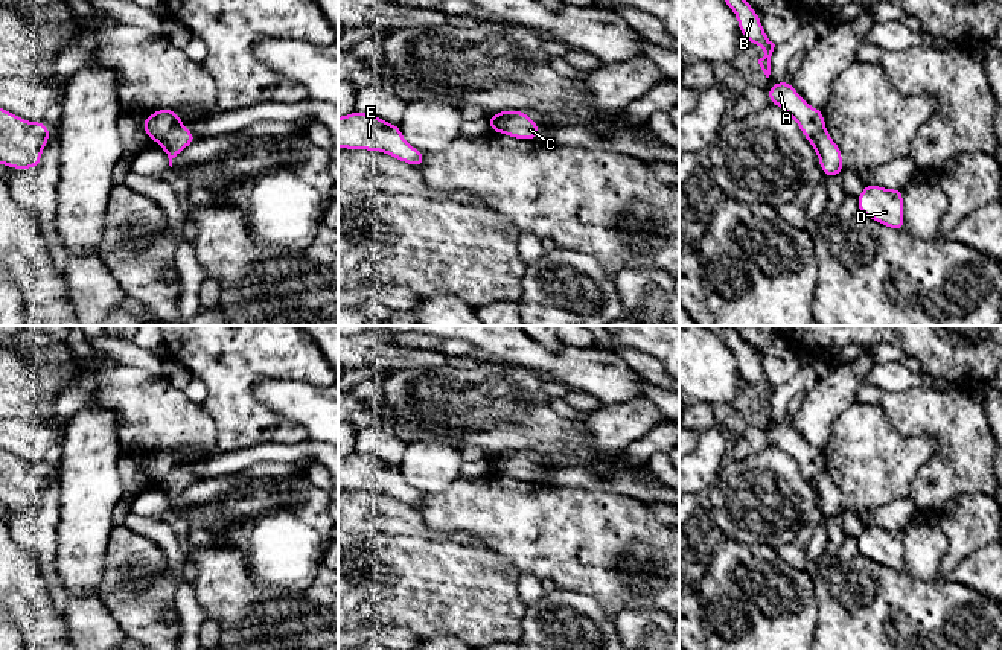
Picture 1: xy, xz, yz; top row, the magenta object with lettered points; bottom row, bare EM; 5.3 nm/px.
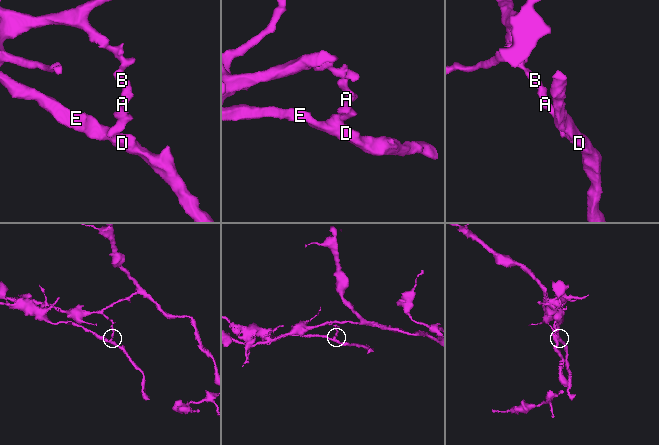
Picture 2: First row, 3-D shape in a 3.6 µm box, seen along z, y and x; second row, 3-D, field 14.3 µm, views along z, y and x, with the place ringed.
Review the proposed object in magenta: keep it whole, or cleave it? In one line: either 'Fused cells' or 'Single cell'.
Fused cells

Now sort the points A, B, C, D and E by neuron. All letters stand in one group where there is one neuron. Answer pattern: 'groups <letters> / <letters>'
groups A B / C D E

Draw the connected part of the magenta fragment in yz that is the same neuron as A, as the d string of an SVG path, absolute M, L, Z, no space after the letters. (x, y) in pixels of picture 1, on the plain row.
M787 420L771 426L767 438L798 464L807 481L825 470L824 452L810 448Z

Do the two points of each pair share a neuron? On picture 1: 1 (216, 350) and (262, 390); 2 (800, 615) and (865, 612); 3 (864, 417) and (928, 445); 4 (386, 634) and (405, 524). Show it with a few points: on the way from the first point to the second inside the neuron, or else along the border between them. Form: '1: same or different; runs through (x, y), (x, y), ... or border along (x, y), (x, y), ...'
1: different; border along (291, 379), (261, 379), (252, 395)
2: different; border along (810, 579), (810, 591), (816, 608), (815, 634)
3: same; runs through (879, 433), (891, 445), (912, 445)
4: different; border along (372, 627), (398, 626), (418, 634)

